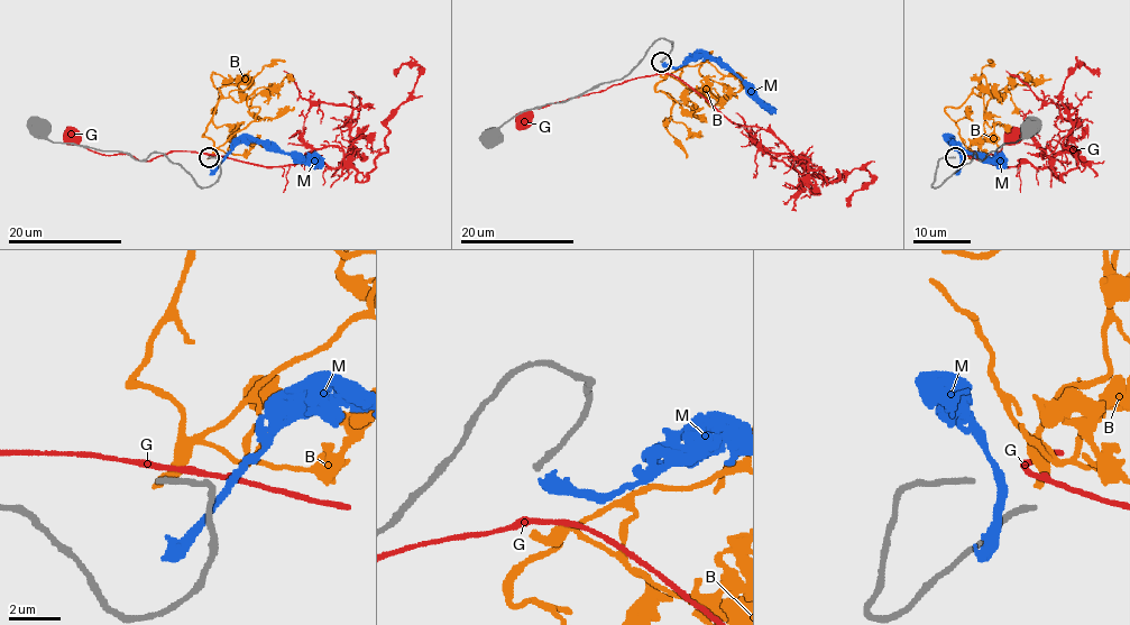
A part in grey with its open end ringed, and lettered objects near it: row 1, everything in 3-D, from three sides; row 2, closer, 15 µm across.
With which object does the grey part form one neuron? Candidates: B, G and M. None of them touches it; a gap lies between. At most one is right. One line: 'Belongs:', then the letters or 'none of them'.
Belongs: none of them

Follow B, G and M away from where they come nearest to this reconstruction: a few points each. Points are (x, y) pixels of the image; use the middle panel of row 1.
B: (660, 74), (669, 76), (686, 66), (697, 66), (712, 52), (699, 69), (705, 77), (736, 93), (742, 77)
G: (659, 72), (600, 92), (554, 101), (532, 111), (527, 120)
M: (662, 66), (679, 67), (699, 57), (716, 57), (775, 113)

